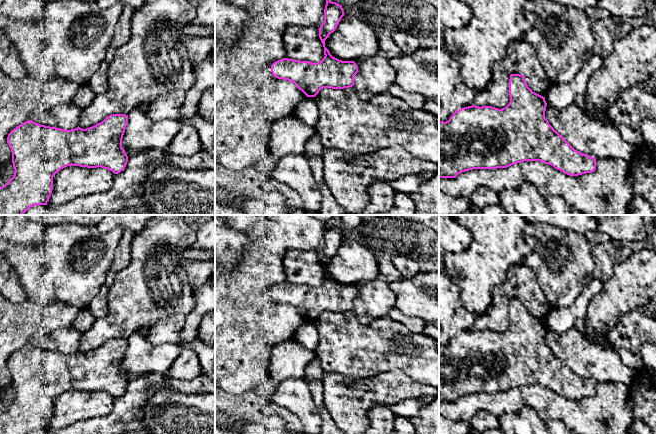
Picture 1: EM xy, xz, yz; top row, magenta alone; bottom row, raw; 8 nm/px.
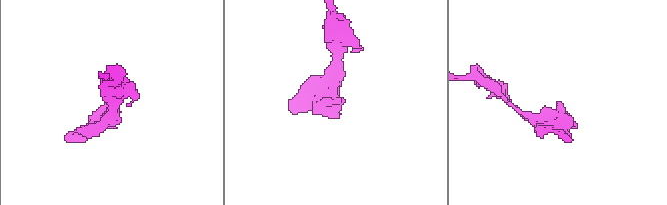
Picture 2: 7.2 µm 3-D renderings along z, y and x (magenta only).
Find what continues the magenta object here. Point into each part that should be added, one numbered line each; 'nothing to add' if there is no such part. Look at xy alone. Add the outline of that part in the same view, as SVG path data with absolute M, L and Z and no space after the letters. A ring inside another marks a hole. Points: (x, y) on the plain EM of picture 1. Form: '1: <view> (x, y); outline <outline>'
nothing to add

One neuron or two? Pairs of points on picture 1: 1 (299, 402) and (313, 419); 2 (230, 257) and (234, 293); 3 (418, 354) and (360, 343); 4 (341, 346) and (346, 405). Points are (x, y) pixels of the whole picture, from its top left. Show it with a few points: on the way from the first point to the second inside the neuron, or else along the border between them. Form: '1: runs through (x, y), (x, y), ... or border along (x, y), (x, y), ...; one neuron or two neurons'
1: runs through (303, 406), (309, 415); one neuron
2: border along (245, 251), (238, 264), (229, 272), (225, 272); two neurons
3: runs through (404, 350), (395, 347), (374, 347); one neuron
4: border along (324, 372), (339, 374), (349, 381), (367, 377); two neurons

